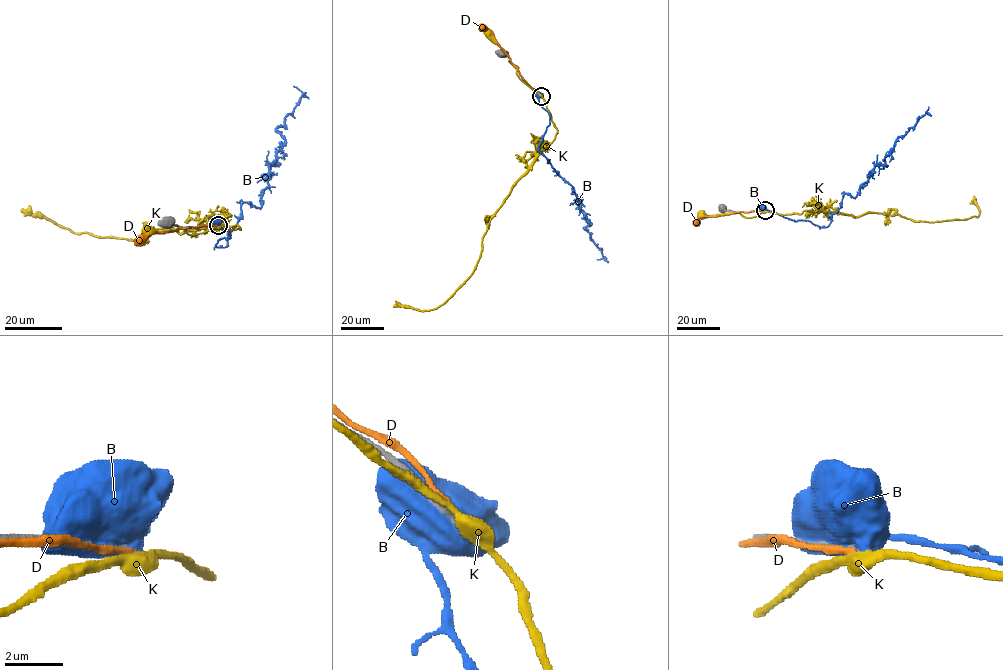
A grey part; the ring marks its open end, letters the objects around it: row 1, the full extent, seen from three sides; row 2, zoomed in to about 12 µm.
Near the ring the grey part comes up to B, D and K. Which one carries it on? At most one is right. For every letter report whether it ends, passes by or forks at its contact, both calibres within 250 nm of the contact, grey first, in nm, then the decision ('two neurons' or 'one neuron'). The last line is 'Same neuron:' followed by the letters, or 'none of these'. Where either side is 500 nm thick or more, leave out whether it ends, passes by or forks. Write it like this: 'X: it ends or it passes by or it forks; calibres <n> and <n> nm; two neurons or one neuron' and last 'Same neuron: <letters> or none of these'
B: calibres 190 and 1000 nm; two neurons
D: it ends; calibres 190 and 320 nm; two neurons
K: it passes by; calibres 240 and 440 nm; two neurons
Same neuron: none of these

